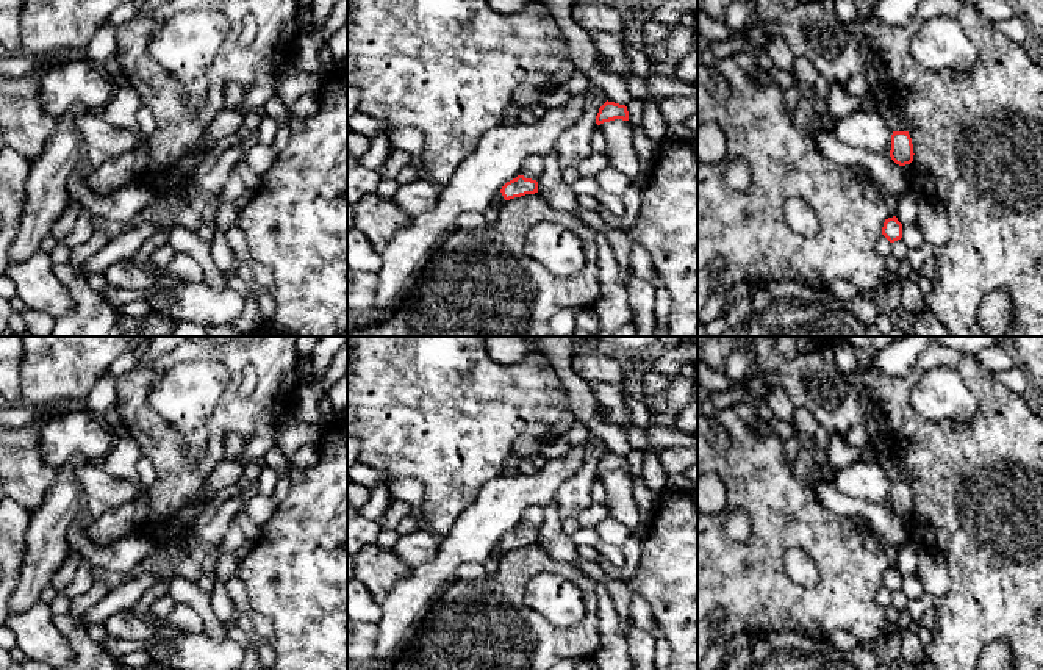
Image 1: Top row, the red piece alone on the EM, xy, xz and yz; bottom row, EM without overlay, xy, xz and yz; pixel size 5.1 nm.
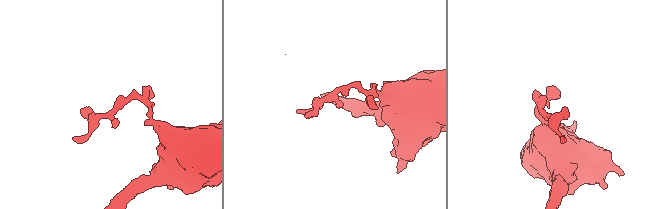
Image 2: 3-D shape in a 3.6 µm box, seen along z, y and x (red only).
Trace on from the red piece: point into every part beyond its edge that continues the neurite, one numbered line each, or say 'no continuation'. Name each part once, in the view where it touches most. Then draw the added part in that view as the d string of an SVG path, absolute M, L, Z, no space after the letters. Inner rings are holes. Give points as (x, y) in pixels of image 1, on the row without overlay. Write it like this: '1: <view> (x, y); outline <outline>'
no continuation

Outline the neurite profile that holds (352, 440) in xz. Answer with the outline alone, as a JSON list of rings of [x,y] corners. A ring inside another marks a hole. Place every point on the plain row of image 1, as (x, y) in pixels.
[[[347,434],[347,482],[350,468],[358,462],[360,438],[355,434]]]

